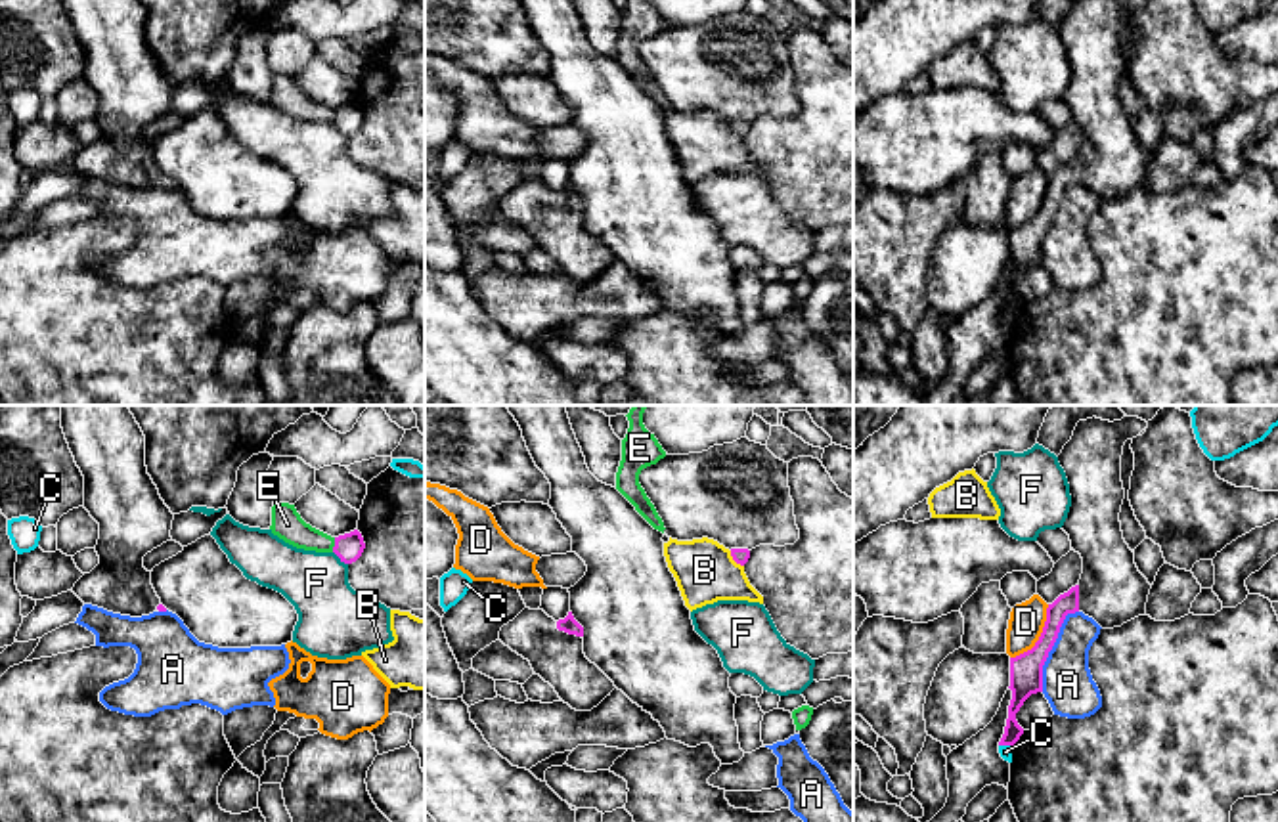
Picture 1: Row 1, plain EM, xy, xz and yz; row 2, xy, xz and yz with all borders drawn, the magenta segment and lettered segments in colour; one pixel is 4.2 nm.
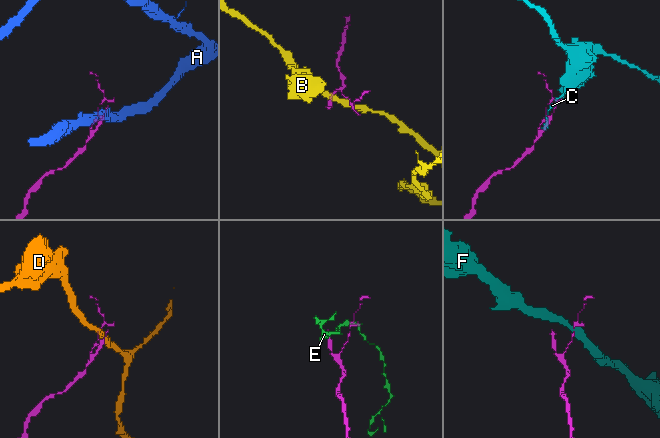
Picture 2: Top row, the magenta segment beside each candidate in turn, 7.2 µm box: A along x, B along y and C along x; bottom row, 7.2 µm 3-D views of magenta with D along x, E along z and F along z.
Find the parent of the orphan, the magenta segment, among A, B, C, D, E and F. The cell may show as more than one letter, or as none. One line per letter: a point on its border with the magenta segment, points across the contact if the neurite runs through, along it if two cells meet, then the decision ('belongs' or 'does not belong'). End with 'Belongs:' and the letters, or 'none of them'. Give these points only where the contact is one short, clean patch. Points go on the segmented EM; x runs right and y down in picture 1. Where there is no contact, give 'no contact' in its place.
A: meets magenta in yz at (1051, 648); border along yz (1078, 610), (1066, 616), (1049, 652), (1043, 666), (1041, 691); does not belong
B: meets magenta in xz at (735, 561); border along xz (729, 551), (743, 566); does not belong
C: meets magenta in yz at (1005, 744); border along yz (999, 744), (1011, 748); does not belong
D: meets magenta in yz at (1039, 637); border along yz (1049, 605), (1039, 639), (1011, 658); does not belong
E: meets magenta in xy at (335, 545); does not belong
F: meets magenta in xy at (341, 559); border along xy (333, 551), (347, 564); does not belong
Belongs: none of them

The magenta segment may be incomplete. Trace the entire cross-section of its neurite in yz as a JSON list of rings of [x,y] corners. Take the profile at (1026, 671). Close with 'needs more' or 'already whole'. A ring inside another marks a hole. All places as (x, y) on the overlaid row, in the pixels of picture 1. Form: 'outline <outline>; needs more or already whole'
outline [[[1127,415],[1113,422],[1096,417],[1079,421],[1058,455],[1071,495],[1062,530],[1083,558],[1083,573],[1075,587],[1048,604],[1035,646],[1010,658],[1012,700],[999,746],[1012,747],[1024,734],[1016,713],[1031,694],[1043,692],[1043,665],[1068,614],[1083,612],[1102,629],[1121,627],[1146,614],[1152,585],[1138,572],[1119,522],[1125,499],[1123,445],[1146,426],[1146,421]]]; needs more

